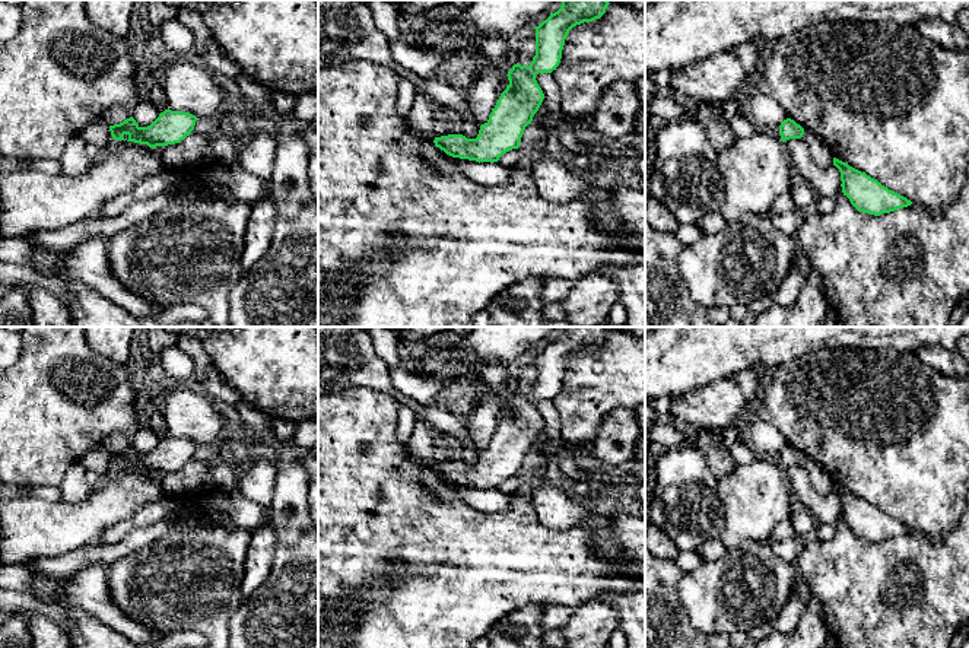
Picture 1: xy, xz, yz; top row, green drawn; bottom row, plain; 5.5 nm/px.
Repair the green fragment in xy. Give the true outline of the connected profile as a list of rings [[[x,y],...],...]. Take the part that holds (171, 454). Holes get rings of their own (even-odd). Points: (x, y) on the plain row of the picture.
[[[165,436],[147,454],[140,454],[133,444],[120,451],[109,452],[114,467],[127,467],[156,473],[175,471],[184,467],[196,452],[197,444],[190,439]]]

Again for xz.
[[[562,327],[560,336],[534,355],[533,388],[528,393],[517,390],[508,398],[509,412],[501,420],[489,447],[480,452],[477,464],[441,463],[435,464],[435,473],[452,485],[476,489],[498,489],[503,480],[518,476],[525,454],[531,451],[544,426],[536,403],[556,397],[569,358],[600,346],[609,331],[607,327]]]

